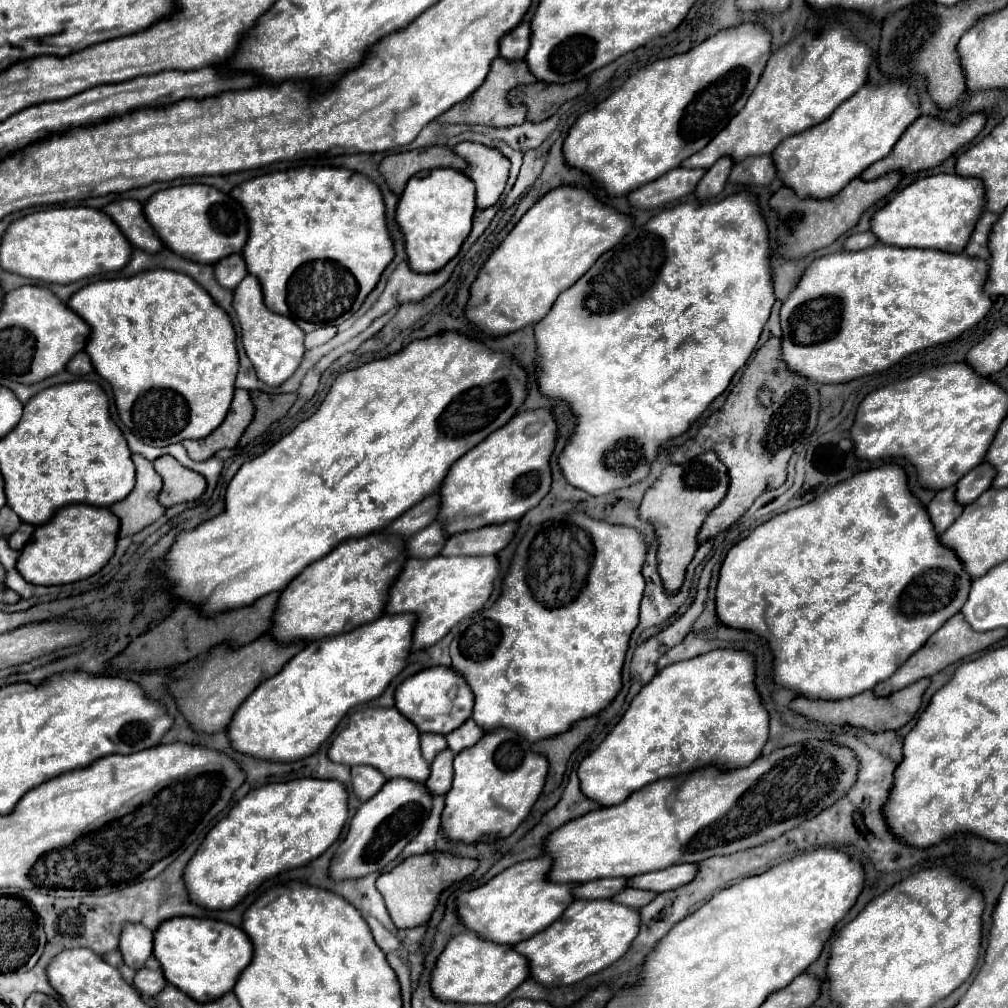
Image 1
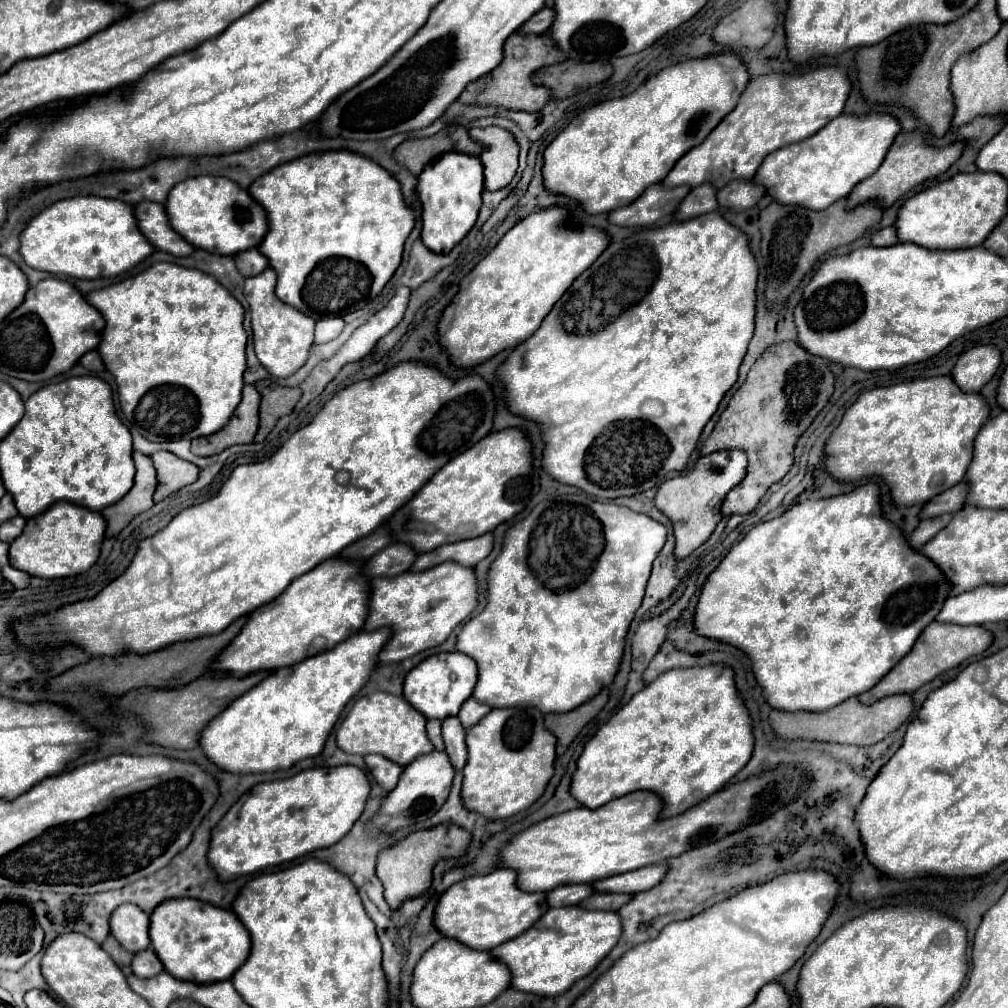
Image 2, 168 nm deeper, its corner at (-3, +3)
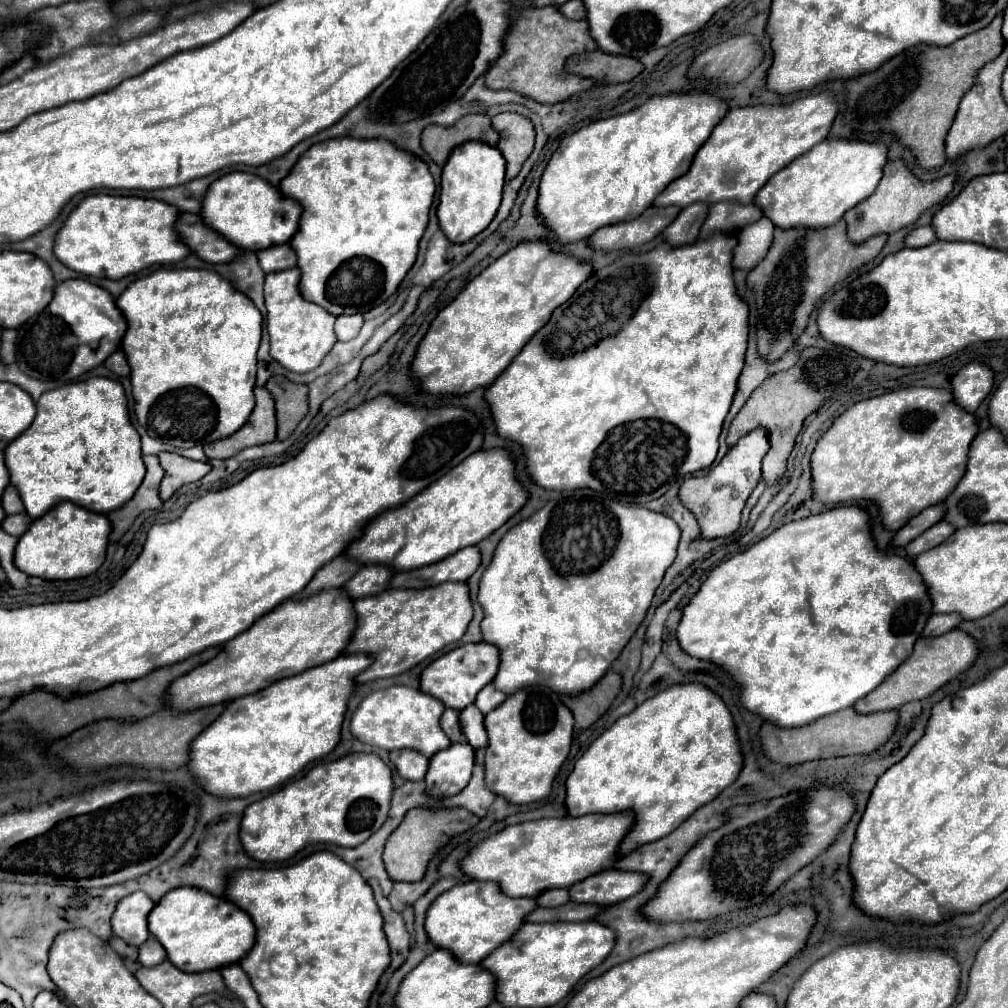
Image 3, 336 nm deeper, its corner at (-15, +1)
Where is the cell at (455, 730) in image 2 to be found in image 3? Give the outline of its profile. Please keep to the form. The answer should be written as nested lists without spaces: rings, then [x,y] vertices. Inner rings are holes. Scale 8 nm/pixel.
[[[474,704],[460,710],[460,724],[462,724],[462,730],[468,738],[468,744],[474,750],[488,746],[488,734],[484,728],[484,714]]]

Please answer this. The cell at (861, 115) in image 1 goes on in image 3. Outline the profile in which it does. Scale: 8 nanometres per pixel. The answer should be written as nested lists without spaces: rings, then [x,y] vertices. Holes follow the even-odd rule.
[[[824,140],[816,144],[810,152],[802,154],[800,158],[792,160],[784,170],[776,172],[766,186],[754,196],[752,202],[772,220],[774,226],[782,230],[790,228],[828,228],[836,224],[846,210],[856,206],[858,202],[866,200],[878,186],[882,178],[882,168],[886,164],[886,146],[884,144],[870,144],[870,142],[856,142],[856,140]]]

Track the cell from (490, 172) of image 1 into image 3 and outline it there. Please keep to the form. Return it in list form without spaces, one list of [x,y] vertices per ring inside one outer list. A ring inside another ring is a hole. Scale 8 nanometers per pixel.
[[[514,112],[494,116],[492,124],[500,134],[498,150],[506,158],[506,180],[512,180],[534,150],[534,126],[530,118]]]

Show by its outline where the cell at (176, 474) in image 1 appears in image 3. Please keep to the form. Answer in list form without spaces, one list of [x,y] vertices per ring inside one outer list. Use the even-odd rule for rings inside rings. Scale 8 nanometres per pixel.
[[[160,452],[160,466],[164,468],[164,478],[160,484],[160,498],[168,500],[180,486],[190,484],[200,480],[204,474],[210,472],[210,464],[208,462],[198,462],[198,460],[190,460],[178,454],[170,454],[170,452]]]

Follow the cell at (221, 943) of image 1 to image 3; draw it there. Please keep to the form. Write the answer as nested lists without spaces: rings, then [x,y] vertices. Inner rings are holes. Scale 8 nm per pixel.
[[[180,886],[166,892],[148,914],[148,930],[164,946],[168,960],[180,970],[216,970],[240,958],[254,946],[256,928],[244,910],[226,898],[216,898],[200,888]]]

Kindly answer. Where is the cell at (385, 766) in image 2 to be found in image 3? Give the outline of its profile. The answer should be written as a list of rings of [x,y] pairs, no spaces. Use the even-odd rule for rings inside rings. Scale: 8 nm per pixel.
[[[392,750],[390,752],[390,760],[396,766],[398,774],[406,780],[424,780],[426,772],[428,772],[428,758],[424,754],[420,754],[418,750]]]

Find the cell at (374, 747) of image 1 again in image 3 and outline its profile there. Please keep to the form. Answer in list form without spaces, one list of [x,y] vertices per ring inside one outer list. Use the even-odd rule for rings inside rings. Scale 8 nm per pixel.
[[[390,686],[386,690],[378,690],[368,694],[356,712],[352,714],[352,734],[372,746],[384,748],[384,750],[400,750],[400,748],[412,748],[422,752],[424,756],[434,756],[436,752],[450,746],[450,738],[440,728],[440,716],[444,712],[444,704],[424,694],[418,688],[410,686]]]

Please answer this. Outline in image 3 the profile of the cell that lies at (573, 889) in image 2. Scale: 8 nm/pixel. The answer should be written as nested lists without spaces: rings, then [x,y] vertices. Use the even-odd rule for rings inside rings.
[[[546,890],[536,898],[538,906],[562,906],[568,900],[570,900],[568,890]]]

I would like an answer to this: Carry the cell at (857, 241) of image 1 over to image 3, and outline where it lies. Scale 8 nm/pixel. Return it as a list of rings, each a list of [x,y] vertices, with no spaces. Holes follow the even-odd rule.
[[[924,226],[924,228],[916,228],[908,234],[906,238],[906,246],[910,248],[922,248],[922,246],[928,246],[932,242],[936,242],[936,232],[932,226]]]

